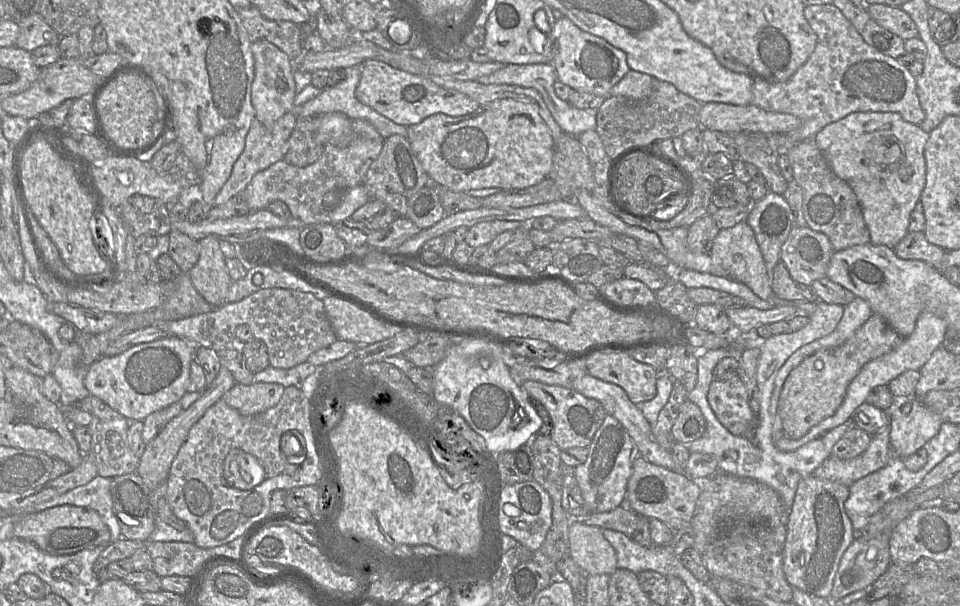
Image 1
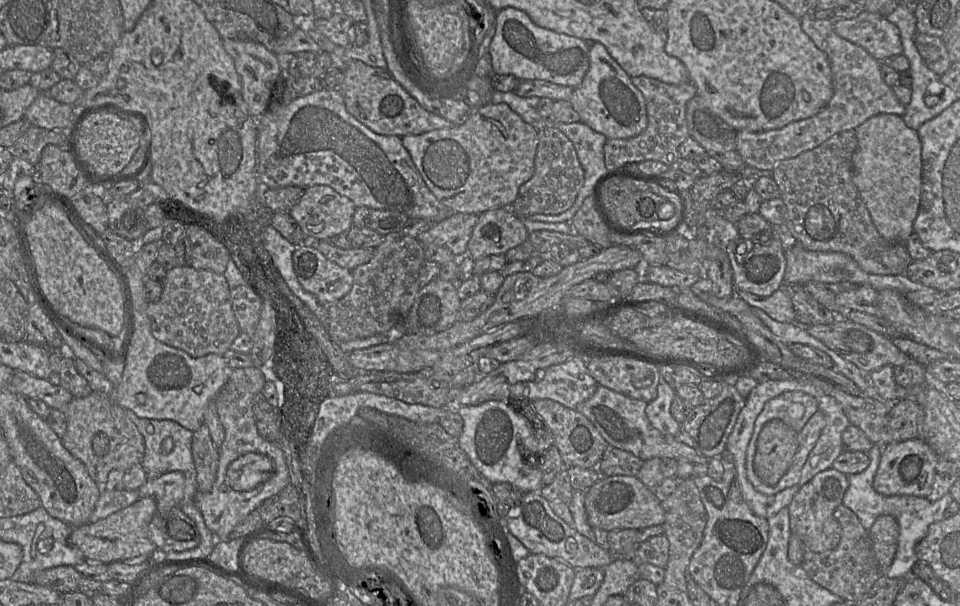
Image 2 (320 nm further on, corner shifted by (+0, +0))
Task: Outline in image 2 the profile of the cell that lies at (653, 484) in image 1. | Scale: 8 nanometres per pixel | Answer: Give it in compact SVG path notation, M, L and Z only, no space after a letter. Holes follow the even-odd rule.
M616 475L602 477L585 493L588 522L594 529L613 530L647 528L663 525L665 513L662 502L654 491L645 486L637 476Z

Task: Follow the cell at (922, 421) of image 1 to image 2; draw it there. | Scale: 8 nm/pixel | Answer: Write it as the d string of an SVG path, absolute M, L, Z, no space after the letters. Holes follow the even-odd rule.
M919 437L885 444L882 447L882 456L873 488L883 496L908 495L927 498L932 491L935 468L939 459L935 451Z

